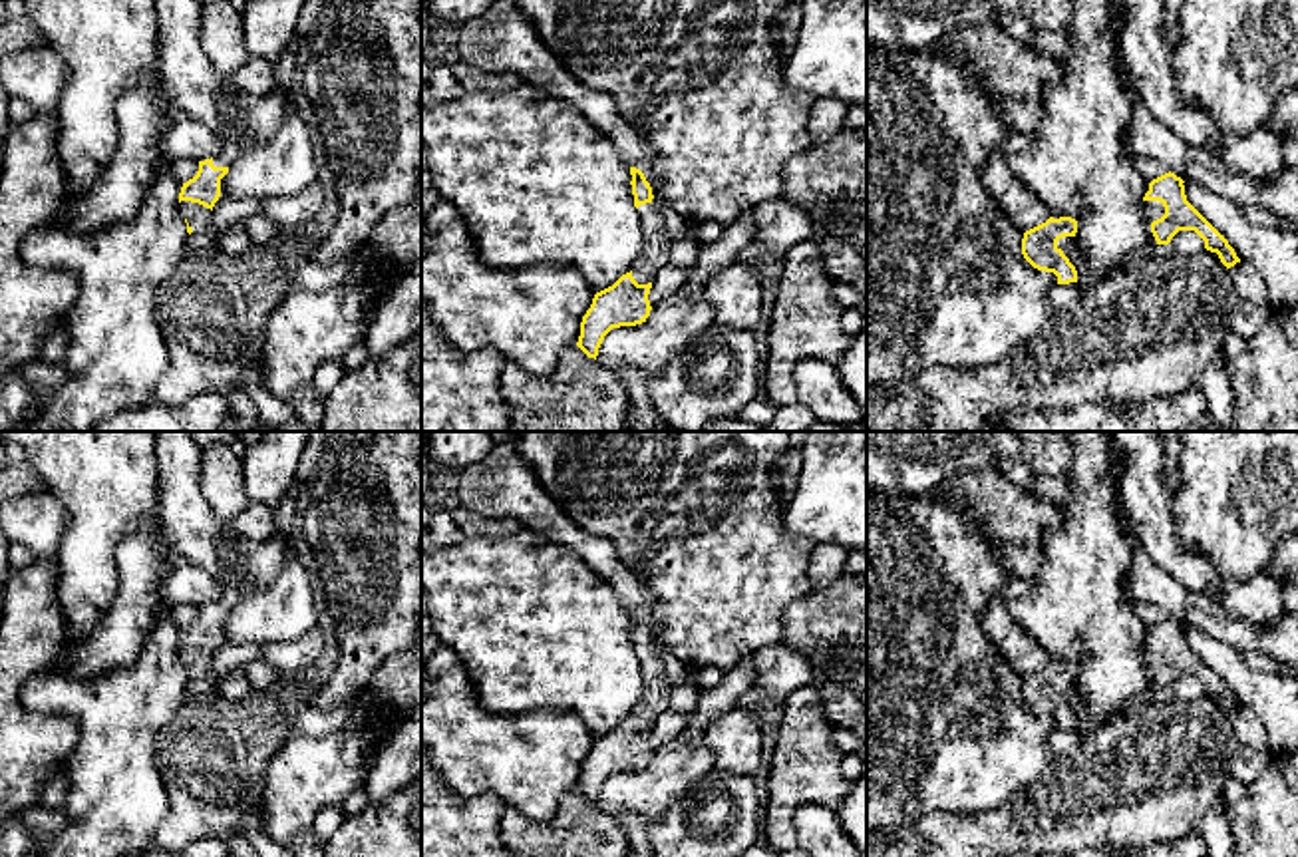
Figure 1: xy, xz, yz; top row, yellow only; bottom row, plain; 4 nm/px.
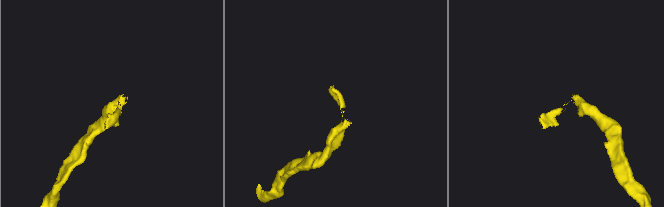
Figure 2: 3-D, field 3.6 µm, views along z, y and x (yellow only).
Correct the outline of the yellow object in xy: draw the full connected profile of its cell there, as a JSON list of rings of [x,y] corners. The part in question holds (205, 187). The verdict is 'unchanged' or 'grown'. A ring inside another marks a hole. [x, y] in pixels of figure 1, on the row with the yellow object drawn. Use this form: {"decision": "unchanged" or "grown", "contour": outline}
{"decision": "grown", "contour": [[[225,143],[217,157],[199,161],[199,171],[183,183],[179,193],[179,213],[187,223],[187,251],[205,255],[219,249],[219,235],[213,227],[213,207],[221,197],[221,179],[239,157],[241,147]]]}

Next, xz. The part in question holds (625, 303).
{"decision": "grown", "contour": [[[630,167],[630,175],[634,207],[644,231],[644,249],[630,272],[594,294],[590,308],[582,316],[576,346],[594,360],[604,336],[612,328],[646,322],[652,310],[648,300],[652,280],[670,260],[672,235],[660,207],[652,203],[652,187],[640,169]]]}

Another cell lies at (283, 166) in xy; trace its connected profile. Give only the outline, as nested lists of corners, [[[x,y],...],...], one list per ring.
[[[288,101],[284,125],[262,145],[244,149],[221,179],[221,195],[233,199],[292,197],[314,183],[314,133]]]

